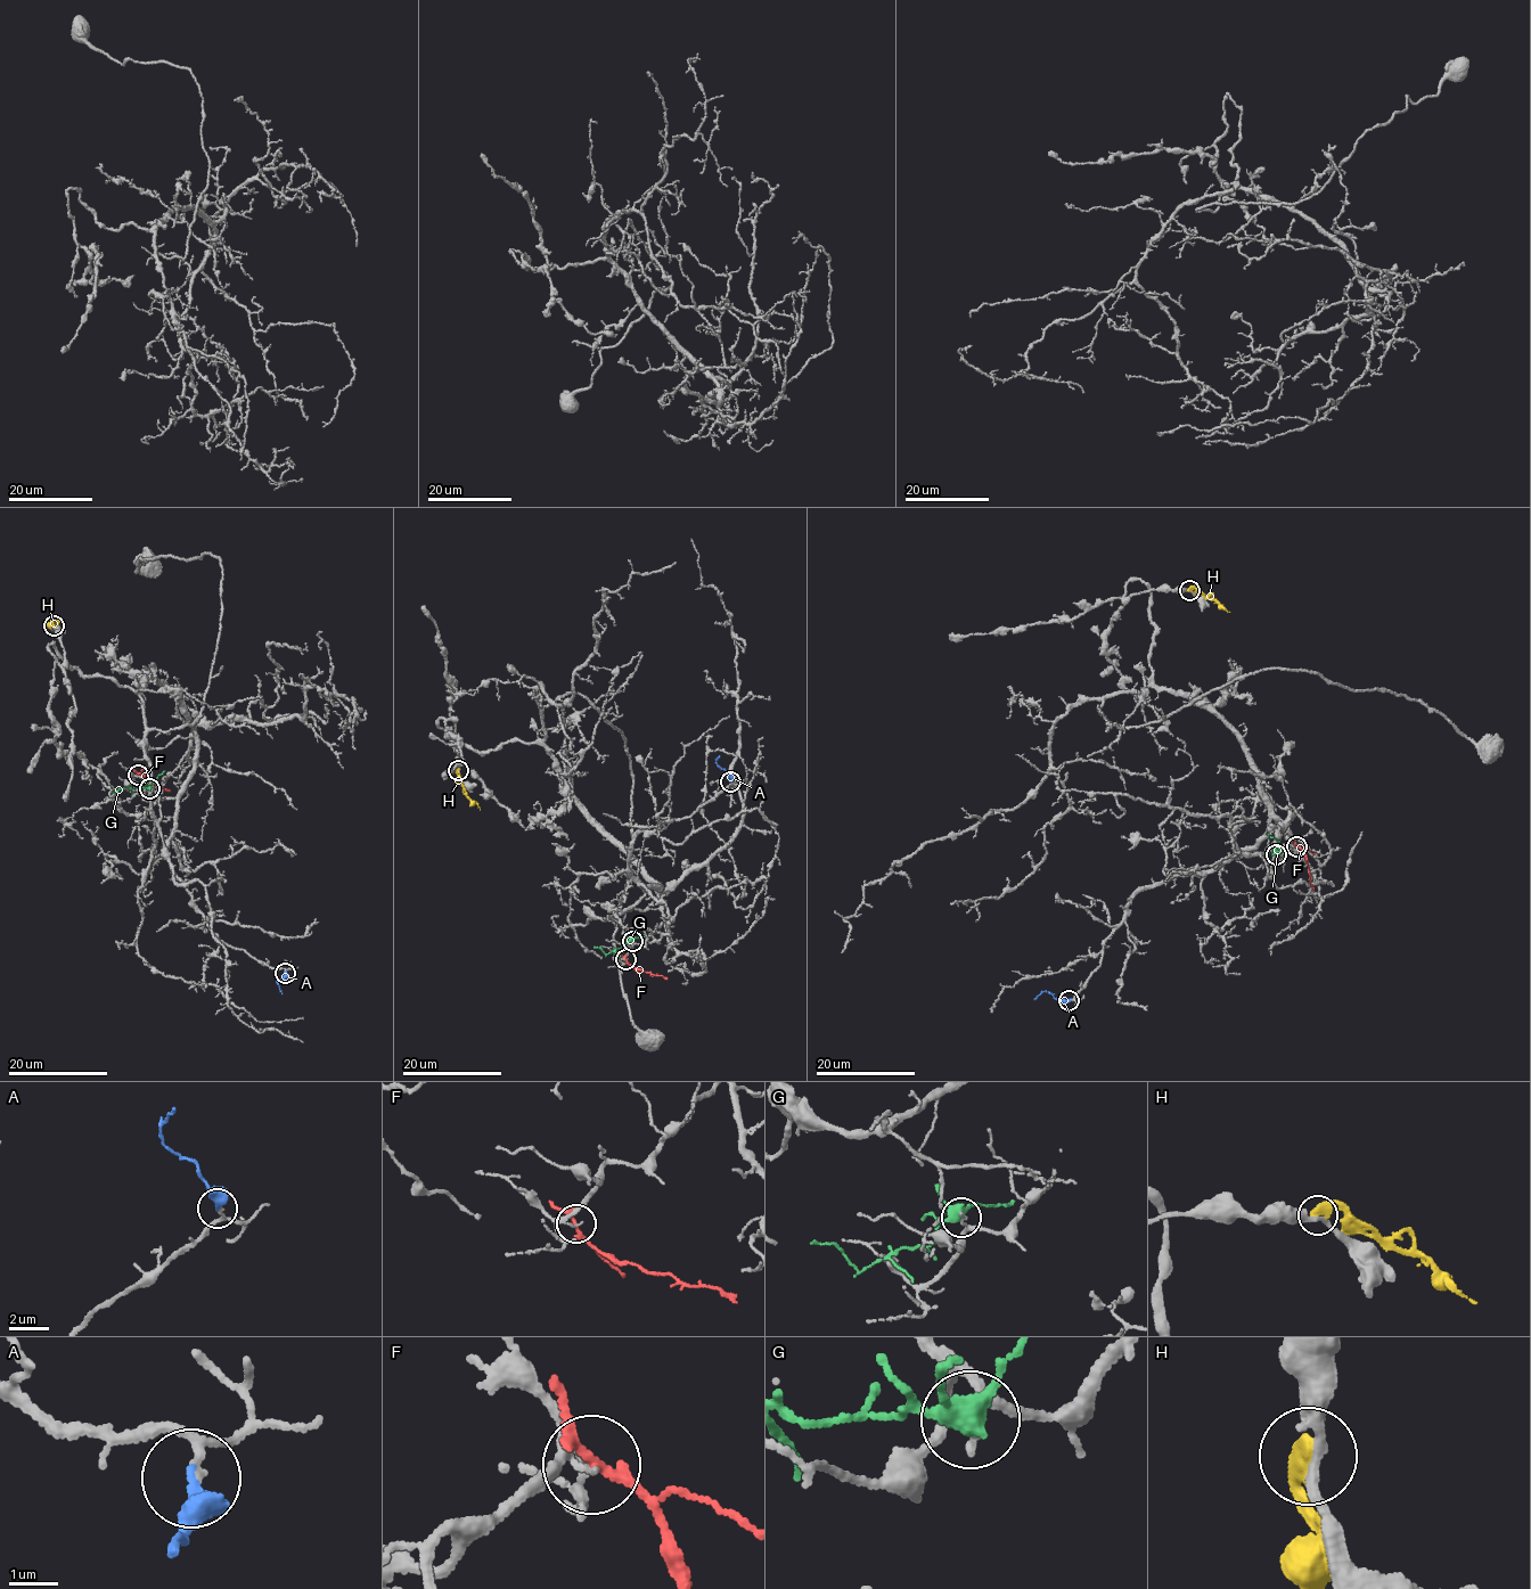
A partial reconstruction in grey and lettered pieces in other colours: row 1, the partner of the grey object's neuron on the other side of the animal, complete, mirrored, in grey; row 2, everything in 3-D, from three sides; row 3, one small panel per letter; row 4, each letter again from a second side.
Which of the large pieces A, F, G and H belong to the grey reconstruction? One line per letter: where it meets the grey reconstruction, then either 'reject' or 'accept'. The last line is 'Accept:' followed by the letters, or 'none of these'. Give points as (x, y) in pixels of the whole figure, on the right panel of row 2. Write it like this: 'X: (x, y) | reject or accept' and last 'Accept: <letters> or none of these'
A: (1069, 1000) | accept
F: (1296, 846) | reject
G: (1276, 854) | reject
H: (1189, 590) | reject
Accept: A

